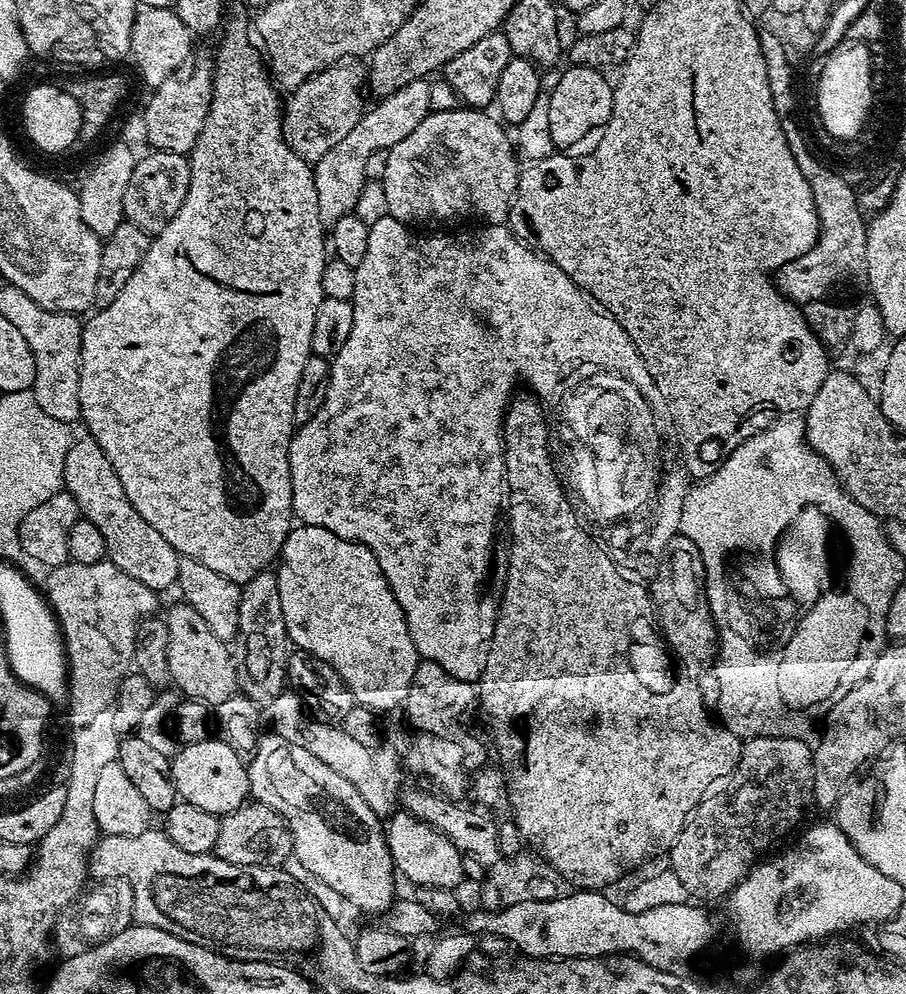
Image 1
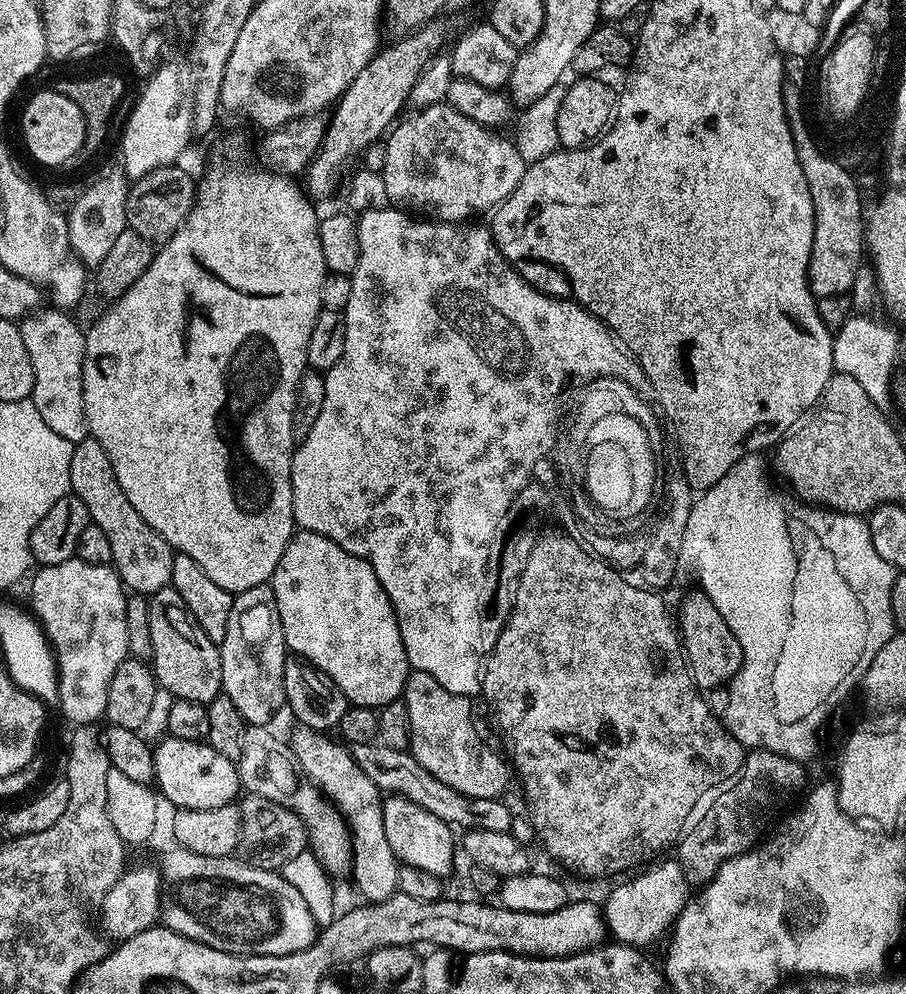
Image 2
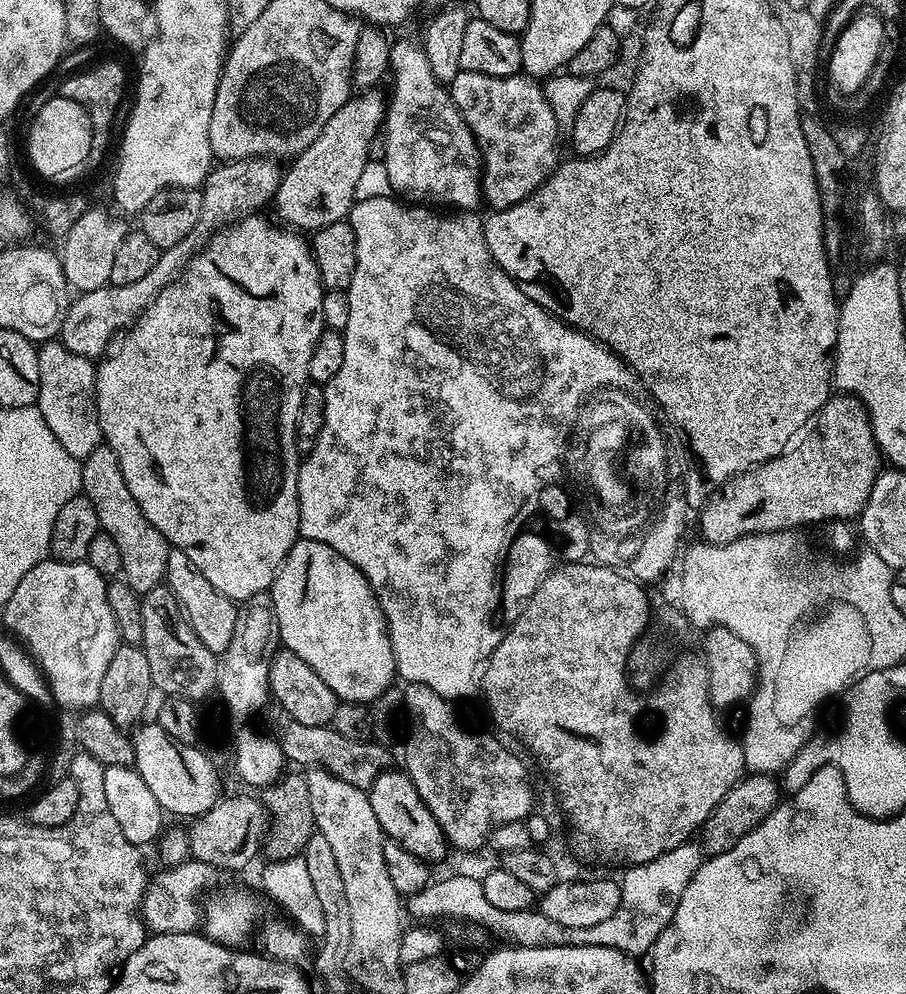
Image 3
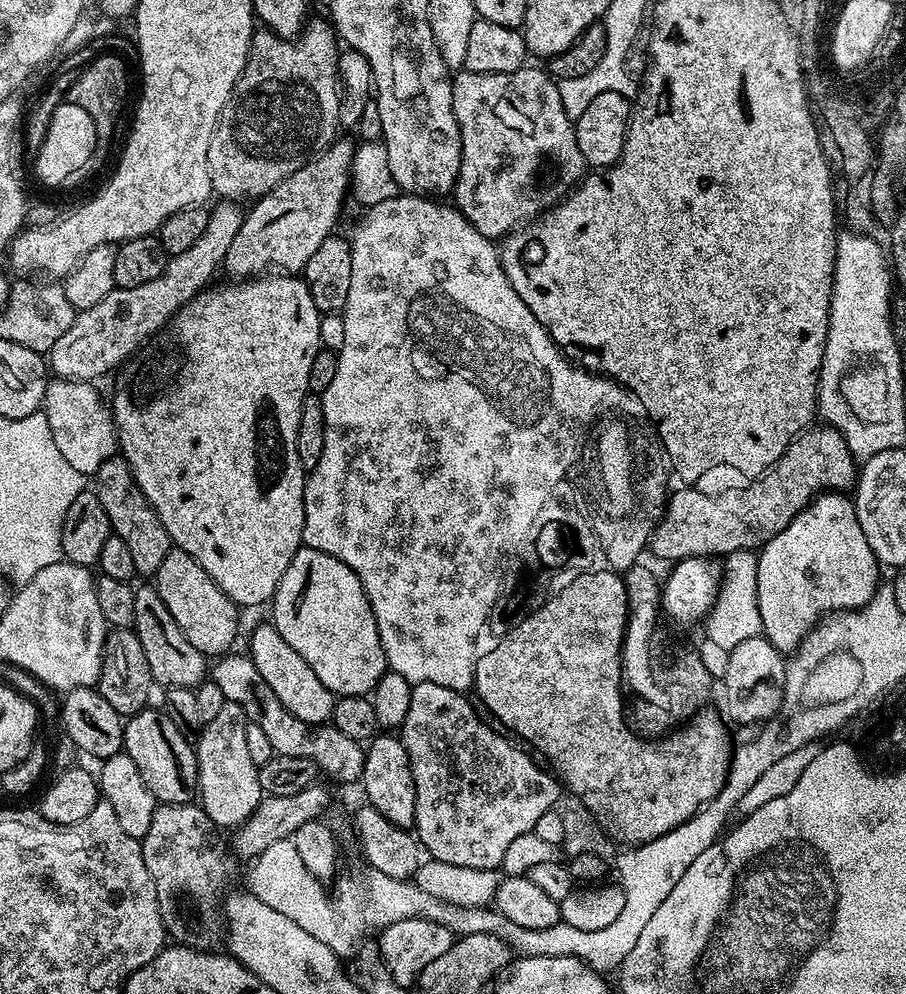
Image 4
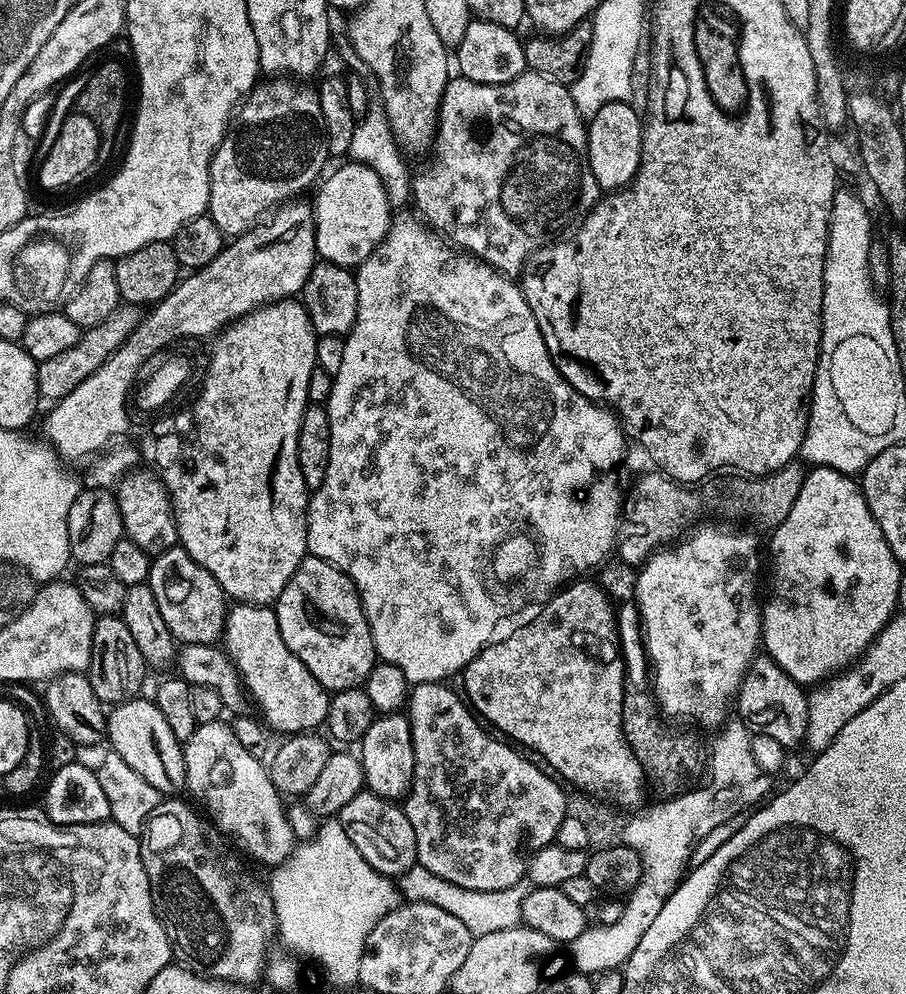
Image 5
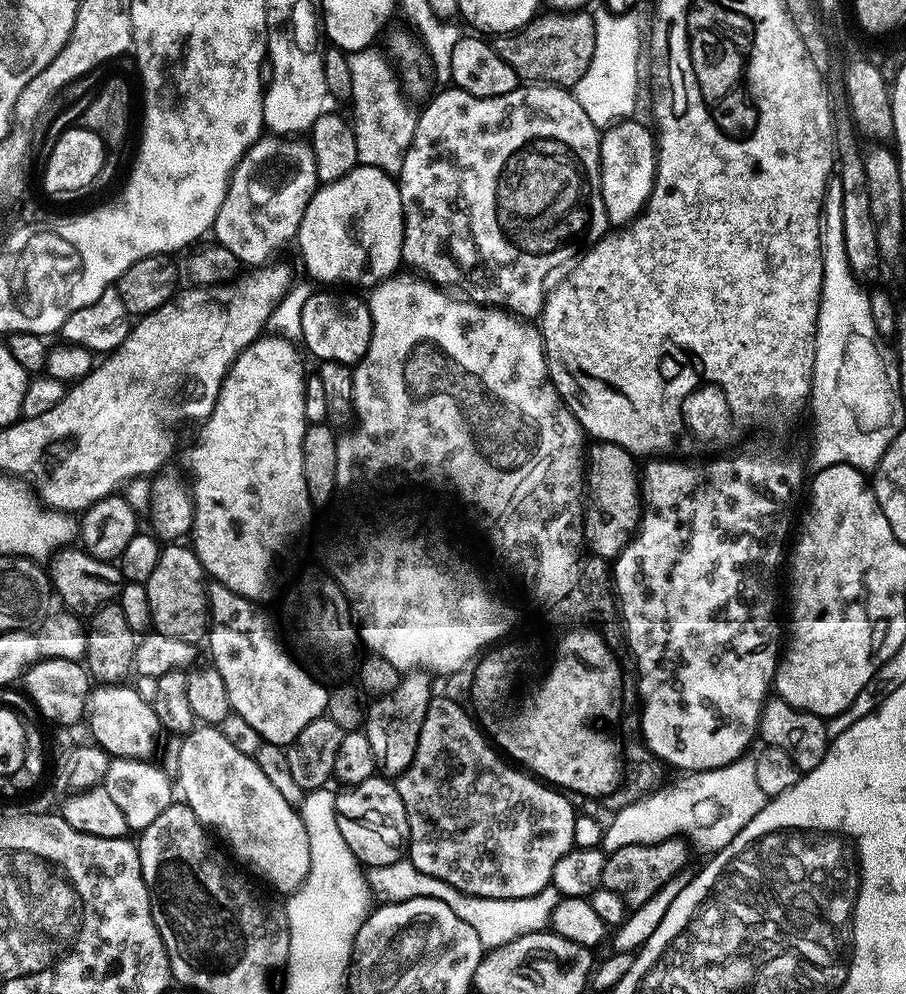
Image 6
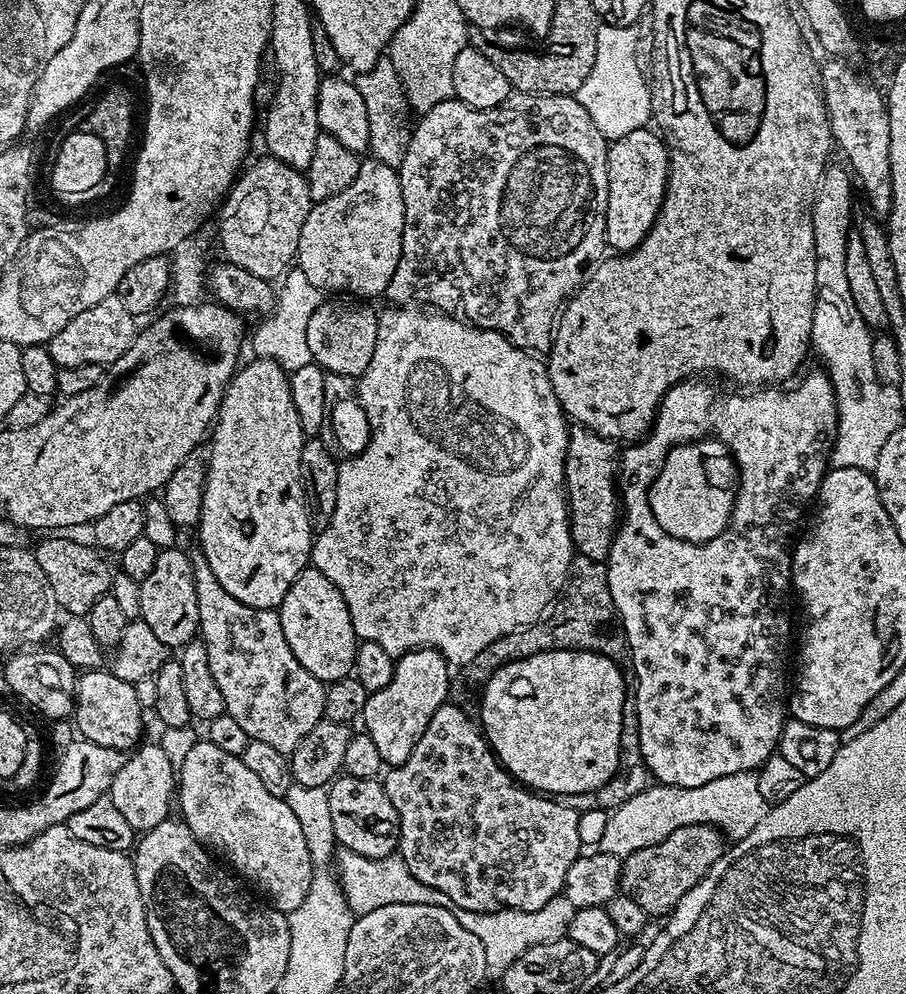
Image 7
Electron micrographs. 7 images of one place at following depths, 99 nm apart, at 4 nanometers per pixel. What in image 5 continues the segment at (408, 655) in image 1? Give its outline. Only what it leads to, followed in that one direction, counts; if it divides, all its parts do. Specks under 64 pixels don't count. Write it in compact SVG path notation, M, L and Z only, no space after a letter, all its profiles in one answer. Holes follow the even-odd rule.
M309 554L286 582L282 594L274 601L274 607L282 642L286 642L290 650L294 650L296 657L304 663L306 670L310 670L310 674L314 674L314 678L318 678L323 688L333 693L364 685L370 670L374 670L378 663L378 657L360 595L346 573L338 570L330 562Z

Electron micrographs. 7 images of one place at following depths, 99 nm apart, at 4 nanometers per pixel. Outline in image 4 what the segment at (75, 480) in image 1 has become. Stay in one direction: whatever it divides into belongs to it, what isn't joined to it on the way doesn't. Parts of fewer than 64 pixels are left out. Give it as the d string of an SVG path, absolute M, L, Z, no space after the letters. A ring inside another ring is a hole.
M112 455L95 472L94 481L98 502L102 502L102 510L106 510L106 518L110 518L115 536L126 542L137 573L141 577L144 575L144 578L155 577L158 566L162 566L166 554L174 545L166 534L166 526L162 526L156 511L150 506L150 502L146 502L146 494L142 494L138 482L134 482L130 466L123 456Z

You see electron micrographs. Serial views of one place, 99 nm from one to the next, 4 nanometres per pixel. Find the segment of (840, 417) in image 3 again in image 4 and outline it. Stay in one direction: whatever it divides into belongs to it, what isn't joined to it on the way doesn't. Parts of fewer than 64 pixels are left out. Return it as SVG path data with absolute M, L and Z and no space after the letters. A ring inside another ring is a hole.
M829 426L809 427L800 433L792 444L774 462L763 476L753 479L745 488L728 488L725 492L699 492L699 487L684 486L681 492L667 497L666 507L660 523L652 531L650 552L660 560L675 562L689 560L692 556L726 558L731 552L759 550L770 538L782 534L786 526L800 511L811 504L821 492L844 492L851 489L858 479L858 464L848 449L844 436L838 429Z

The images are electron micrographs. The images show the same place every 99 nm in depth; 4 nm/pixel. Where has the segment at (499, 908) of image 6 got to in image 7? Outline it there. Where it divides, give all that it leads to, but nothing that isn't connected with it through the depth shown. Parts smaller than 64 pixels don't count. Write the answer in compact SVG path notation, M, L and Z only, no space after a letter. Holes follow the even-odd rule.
M340 848L334 856L334 872L339 879L340 888L344 891L346 902L356 916L370 914L370 910L378 910L378 906L426 906L445 903L442 890L434 890L418 882L418 878L410 874L406 862L399 854L386 858L366 858L362 854L354 854L354 850L349 848ZM561 894L550 898L550 902L546 902L546 906L542 906L542 910L533 912L515 910L471 912L453 907L452 913L454 918L458 918L458 922L462 922L462 926L466 926L466 930L470 930L470 934L474 934L474 938L478 938L478 942L482 942L482 946L486 950L489 969L493 973L502 974L526 950L539 944L553 944L555 940L565 939L576 910L577 908L572 905L570 898Z

